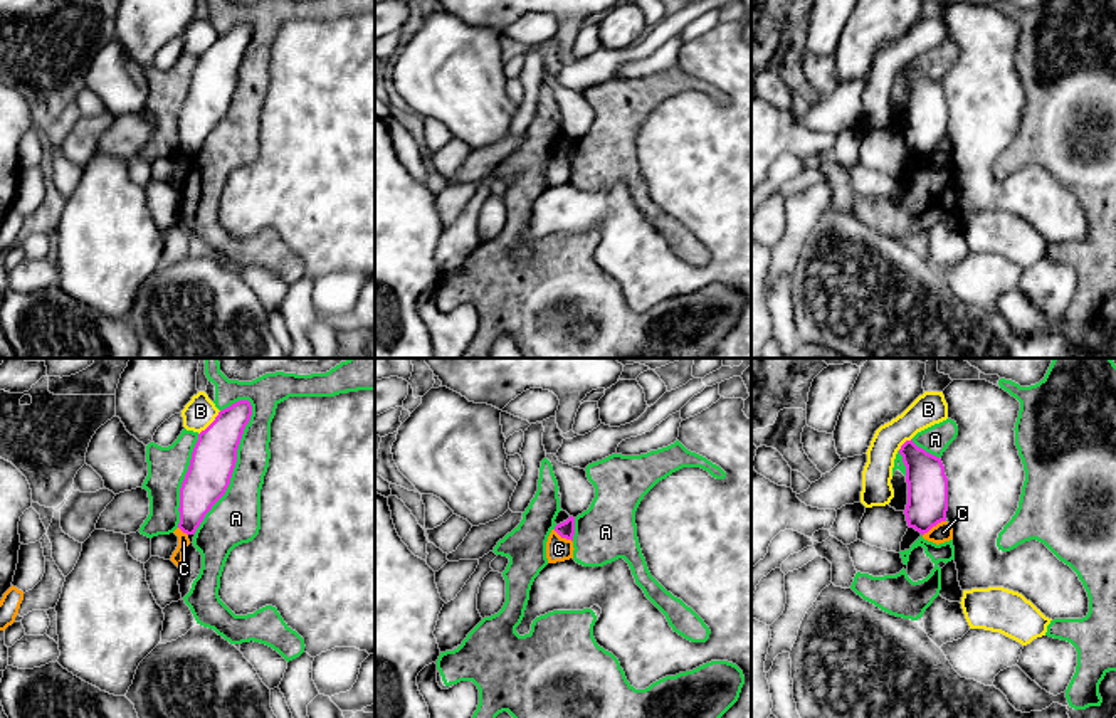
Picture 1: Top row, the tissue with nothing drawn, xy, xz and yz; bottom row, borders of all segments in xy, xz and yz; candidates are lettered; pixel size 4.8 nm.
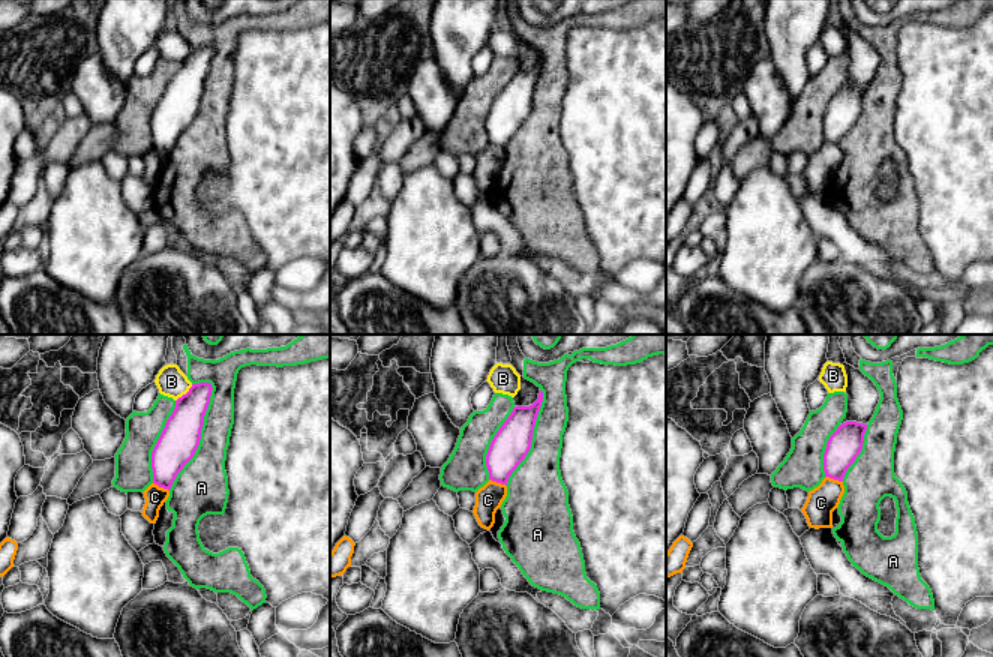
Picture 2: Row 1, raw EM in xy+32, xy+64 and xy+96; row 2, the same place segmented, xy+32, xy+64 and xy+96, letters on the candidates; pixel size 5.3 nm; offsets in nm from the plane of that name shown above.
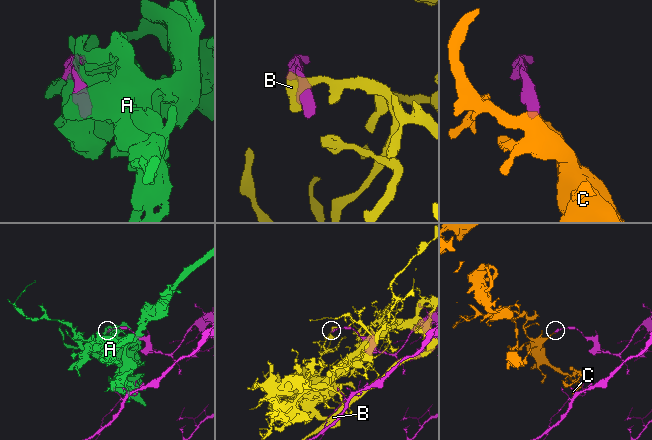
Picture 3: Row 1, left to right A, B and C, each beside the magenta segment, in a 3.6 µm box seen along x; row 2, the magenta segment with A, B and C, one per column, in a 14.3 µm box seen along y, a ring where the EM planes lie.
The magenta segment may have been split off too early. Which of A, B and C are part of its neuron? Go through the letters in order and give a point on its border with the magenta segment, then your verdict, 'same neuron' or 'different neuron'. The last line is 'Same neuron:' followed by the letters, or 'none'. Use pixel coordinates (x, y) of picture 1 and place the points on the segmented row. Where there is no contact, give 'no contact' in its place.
A: meets magenta in xy at (234, 466); different neuron
B: meets magenta in xy at (212, 422); different neuron
C: meets magenta in yz at (933, 525); different neuron
Same neuron: none

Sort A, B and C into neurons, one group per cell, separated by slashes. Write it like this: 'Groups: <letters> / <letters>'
Groups: A / B / C

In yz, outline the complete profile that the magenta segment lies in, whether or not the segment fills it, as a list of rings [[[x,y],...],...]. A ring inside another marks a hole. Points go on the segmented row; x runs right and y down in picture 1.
[[[906,441],[899,454],[906,466],[908,504],[904,509],[909,528],[921,535],[946,521],[948,478],[940,457]]]

